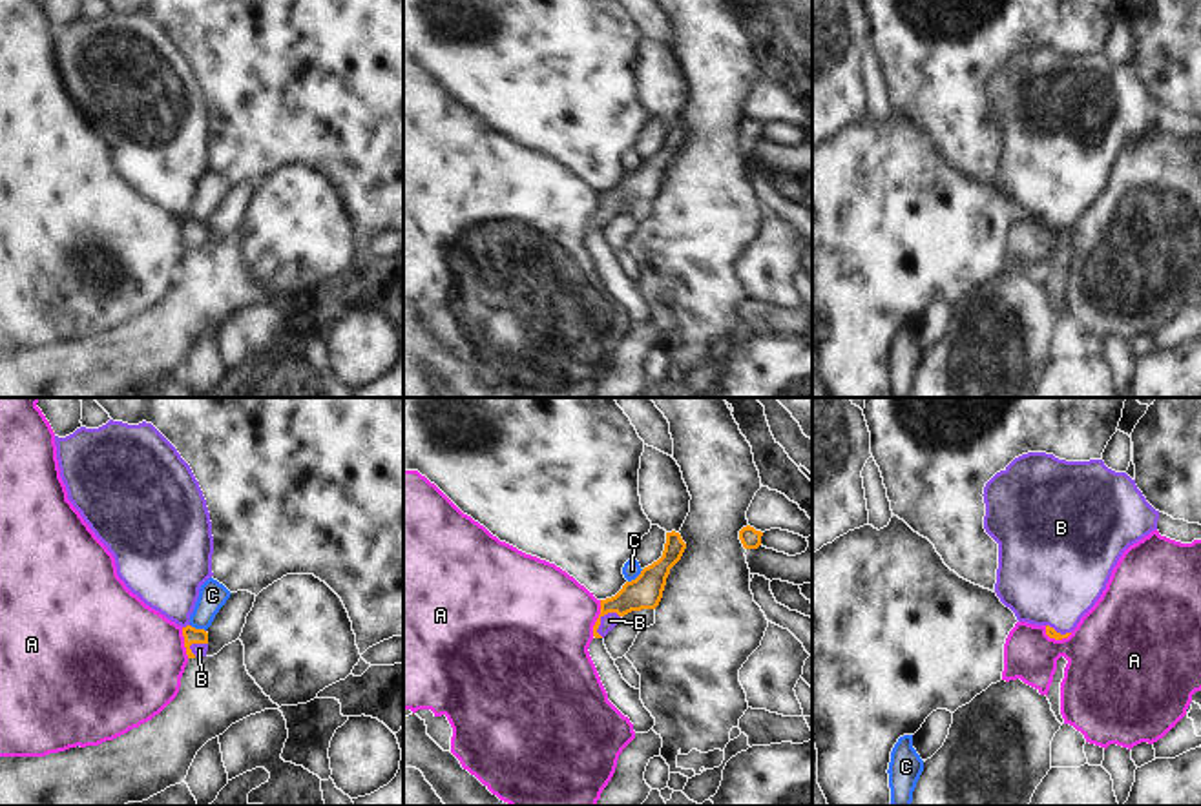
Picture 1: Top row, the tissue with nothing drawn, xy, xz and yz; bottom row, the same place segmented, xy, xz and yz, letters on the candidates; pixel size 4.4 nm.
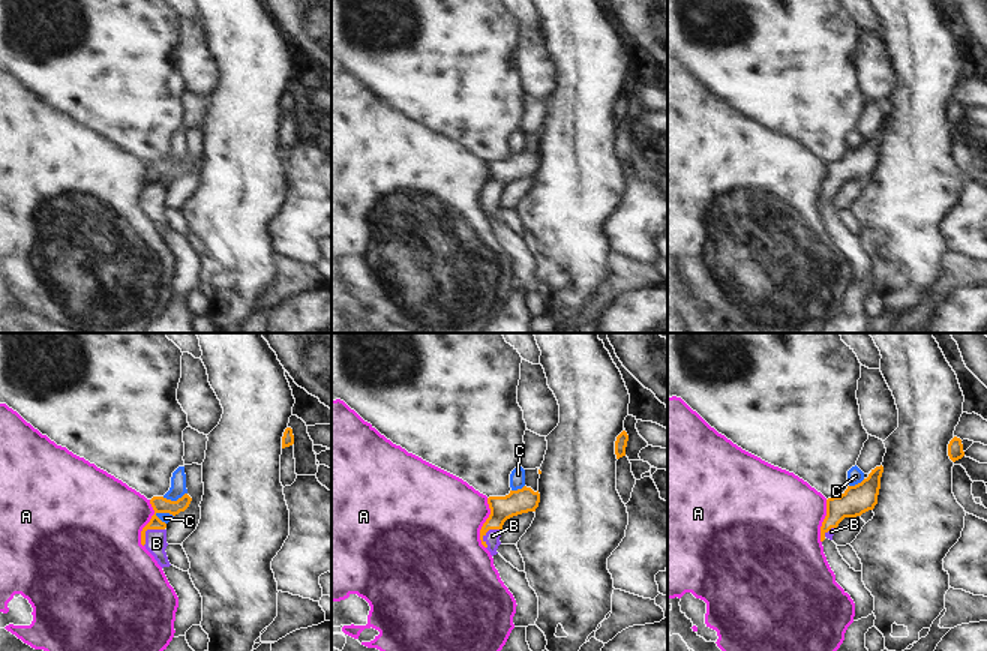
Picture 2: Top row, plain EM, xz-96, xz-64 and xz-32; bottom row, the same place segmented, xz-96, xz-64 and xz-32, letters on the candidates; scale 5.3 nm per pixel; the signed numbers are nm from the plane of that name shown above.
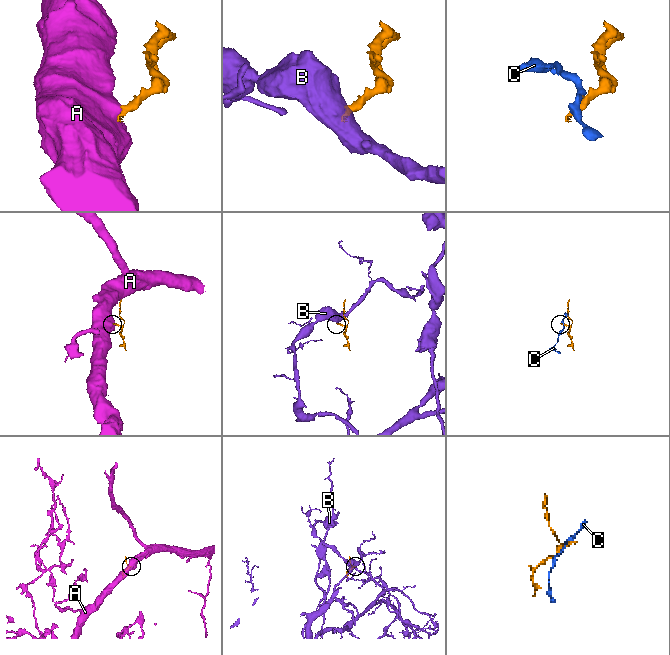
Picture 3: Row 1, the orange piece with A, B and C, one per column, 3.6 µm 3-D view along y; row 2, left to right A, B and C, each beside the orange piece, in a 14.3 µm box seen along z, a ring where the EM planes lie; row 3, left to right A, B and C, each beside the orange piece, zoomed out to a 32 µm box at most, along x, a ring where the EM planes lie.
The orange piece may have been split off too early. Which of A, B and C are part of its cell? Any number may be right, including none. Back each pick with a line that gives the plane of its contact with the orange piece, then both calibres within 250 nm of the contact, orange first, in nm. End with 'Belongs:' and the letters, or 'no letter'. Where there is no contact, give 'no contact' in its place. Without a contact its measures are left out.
B: meets orange in xz; 150 nm thick on the orange side, 70 nm on the other
Belongs: B

